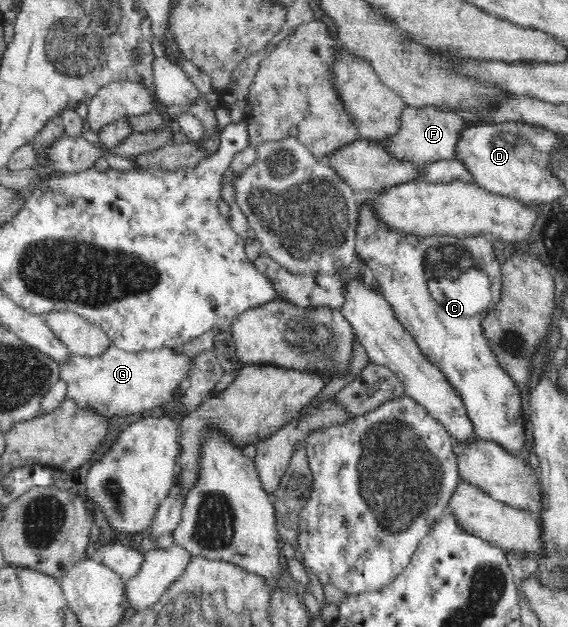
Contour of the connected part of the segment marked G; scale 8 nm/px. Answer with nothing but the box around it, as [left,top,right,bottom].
[59,344,193,418]

